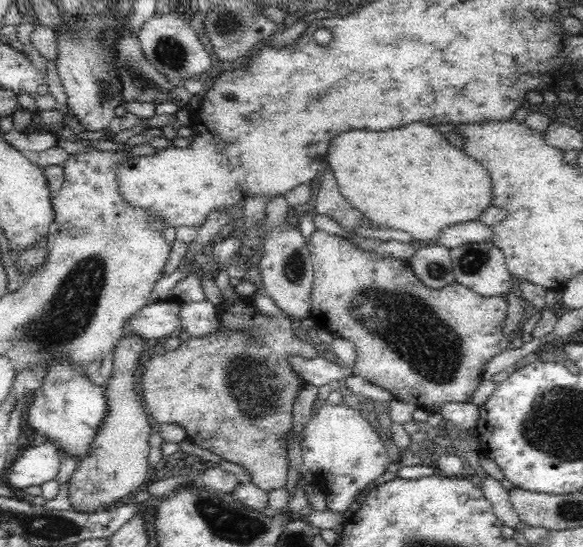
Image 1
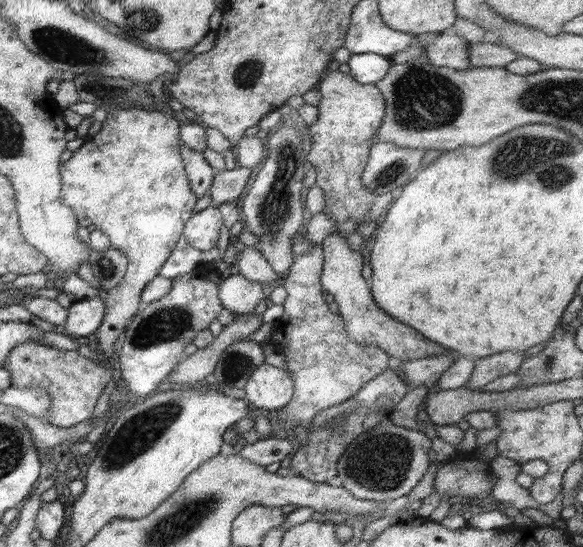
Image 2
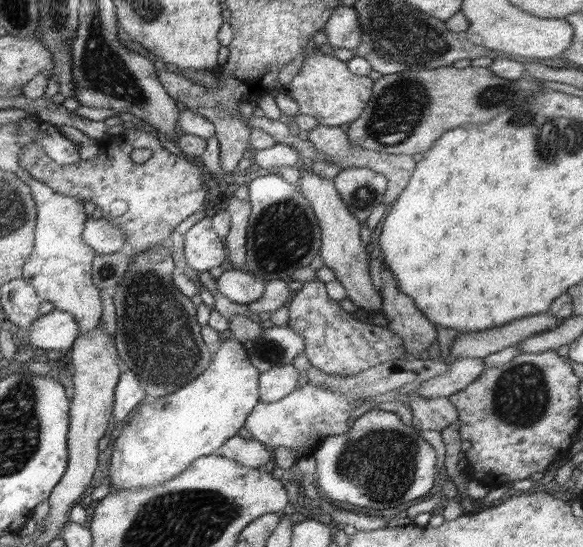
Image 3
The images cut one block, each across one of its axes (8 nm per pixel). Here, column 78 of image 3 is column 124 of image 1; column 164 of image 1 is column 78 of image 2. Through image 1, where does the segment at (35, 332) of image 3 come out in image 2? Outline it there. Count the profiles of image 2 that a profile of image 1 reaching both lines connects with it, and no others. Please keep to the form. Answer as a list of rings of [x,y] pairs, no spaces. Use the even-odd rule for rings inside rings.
[[[95,294],[87,300],[74,301],[66,311],[67,318],[63,324],[66,335],[87,337],[100,327],[105,314],[104,298]]]

